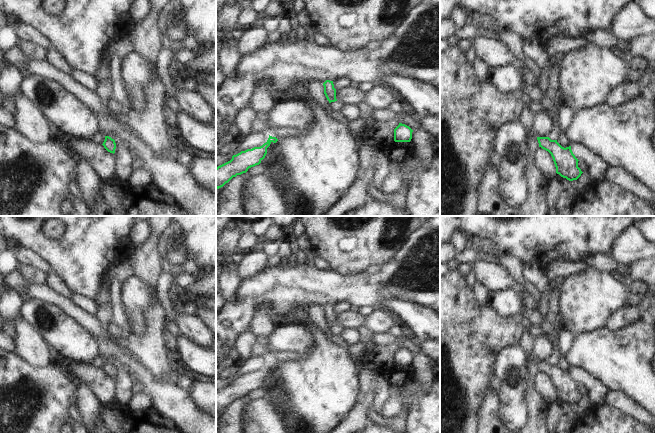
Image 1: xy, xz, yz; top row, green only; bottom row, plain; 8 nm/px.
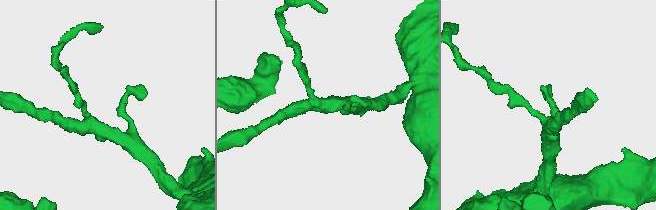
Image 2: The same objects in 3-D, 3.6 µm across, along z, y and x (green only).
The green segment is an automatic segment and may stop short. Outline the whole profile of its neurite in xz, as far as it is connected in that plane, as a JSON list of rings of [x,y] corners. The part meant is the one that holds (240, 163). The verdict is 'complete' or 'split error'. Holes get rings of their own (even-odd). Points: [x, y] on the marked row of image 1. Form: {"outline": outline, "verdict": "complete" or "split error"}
{"outline": [[[269,135],[266,143],[260,147],[254,147],[233,155],[232,159],[216,168],[216,188],[219,189],[228,183],[233,177],[246,173],[249,168],[259,165],[267,154],[270,144],[278,139]]], "verdict": "complete"}

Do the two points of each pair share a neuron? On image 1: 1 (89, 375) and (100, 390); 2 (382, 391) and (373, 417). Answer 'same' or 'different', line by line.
1: same
2: different

